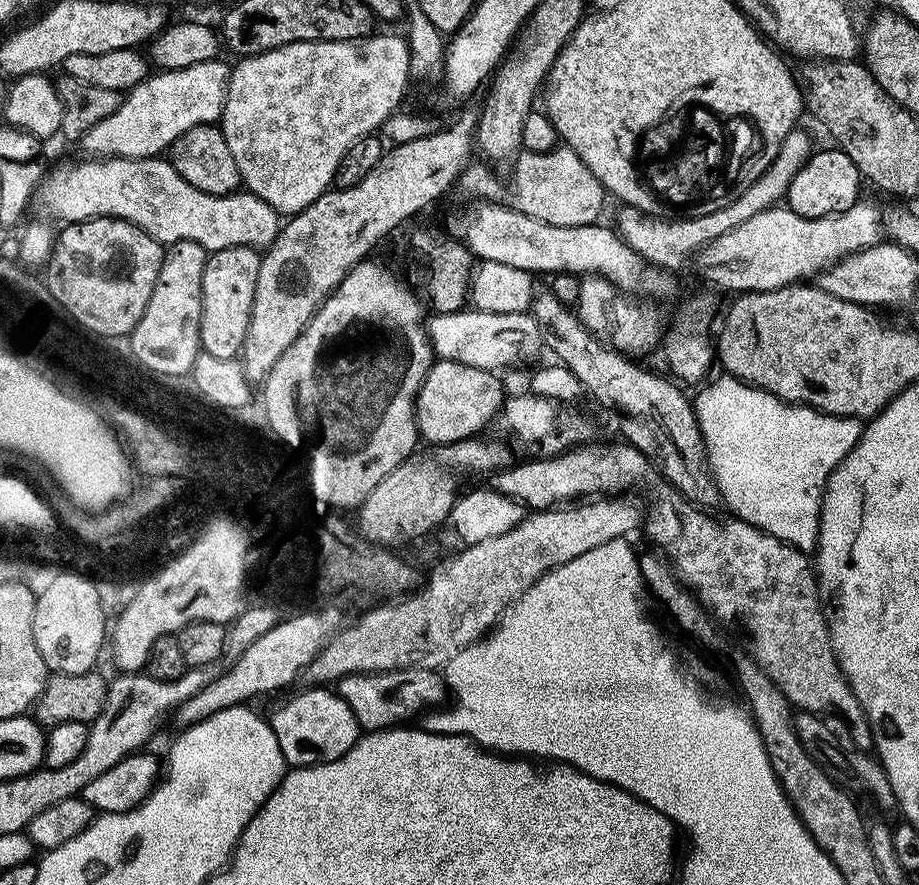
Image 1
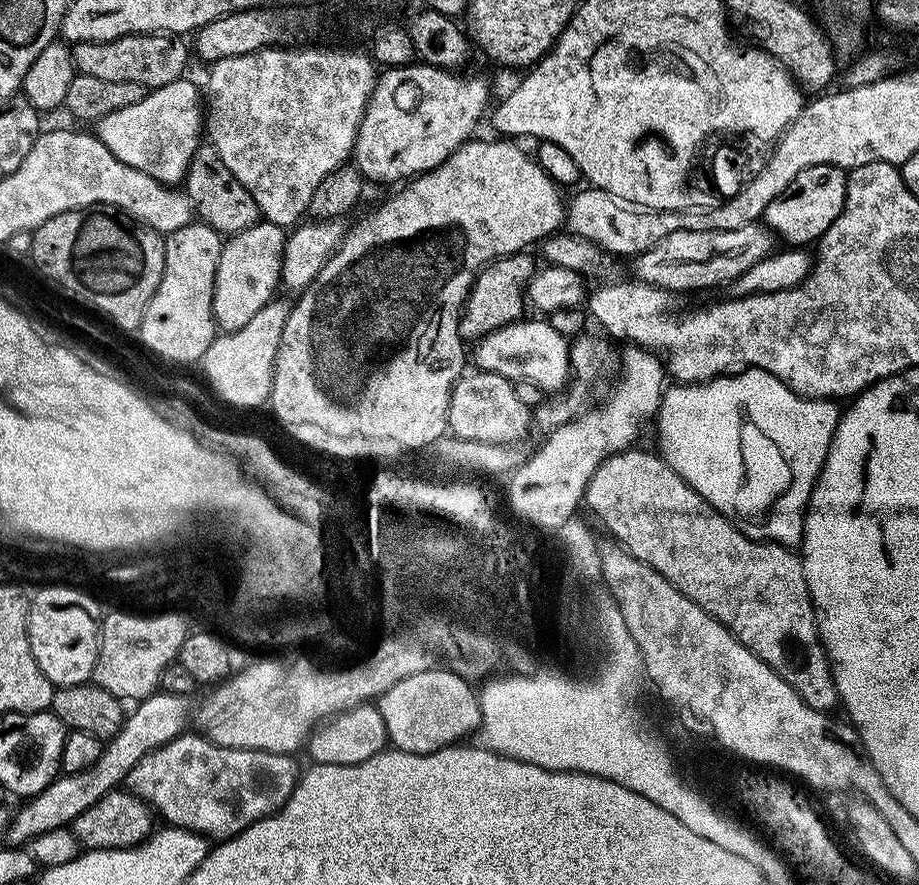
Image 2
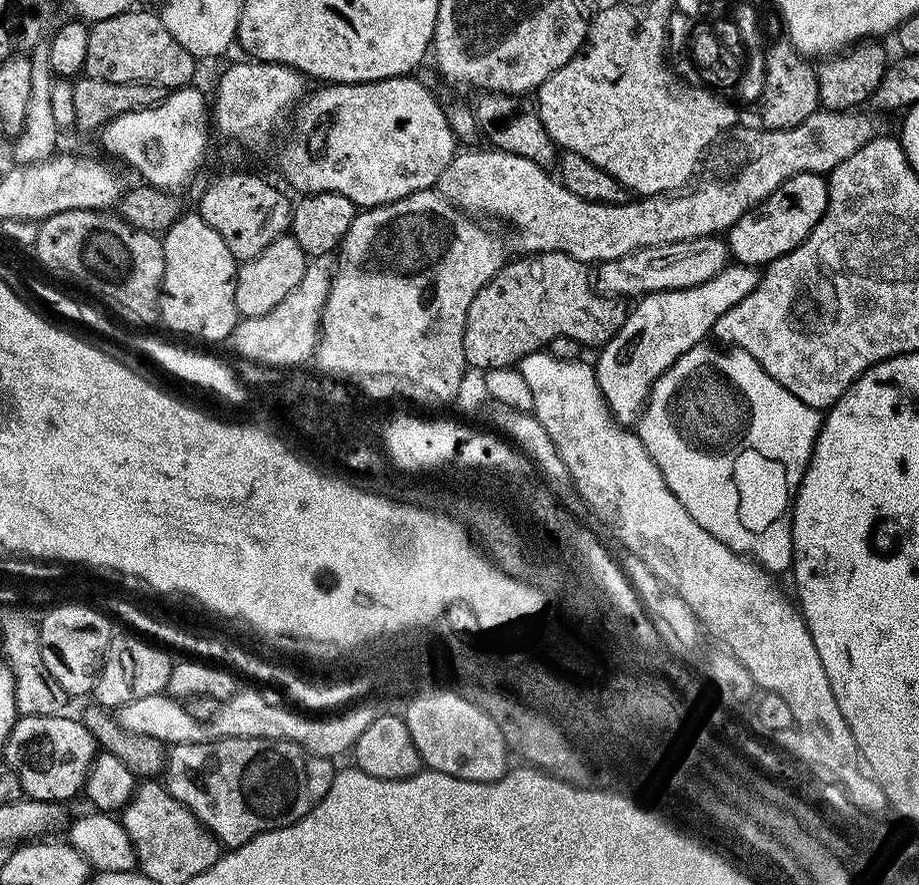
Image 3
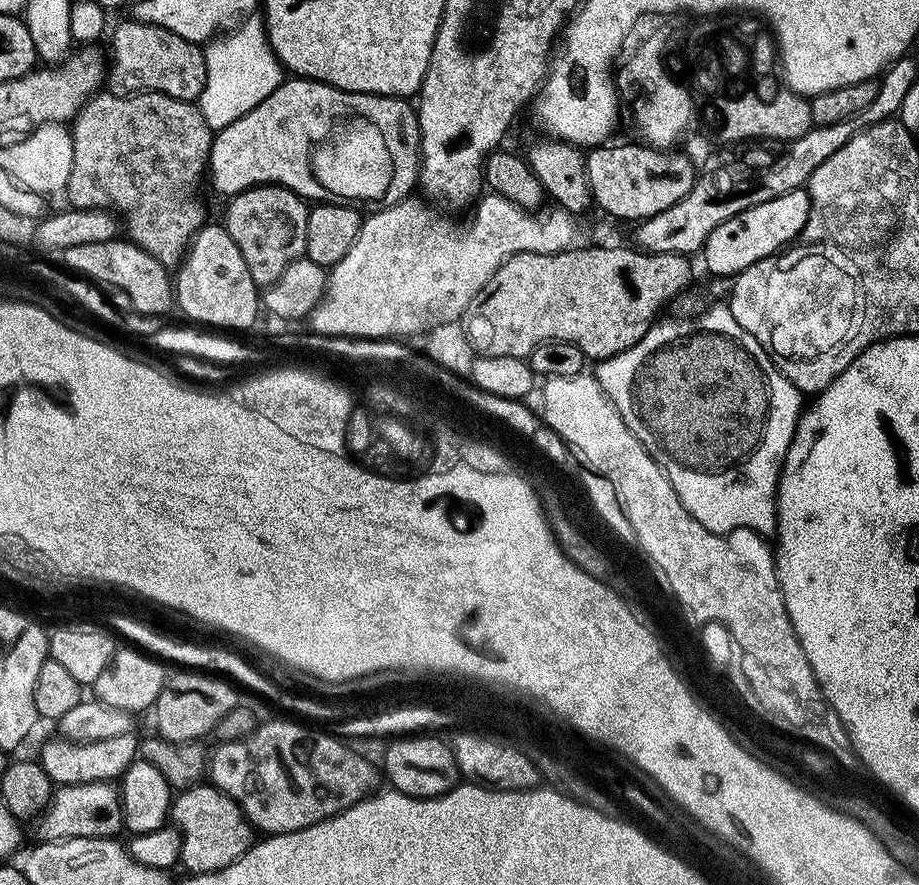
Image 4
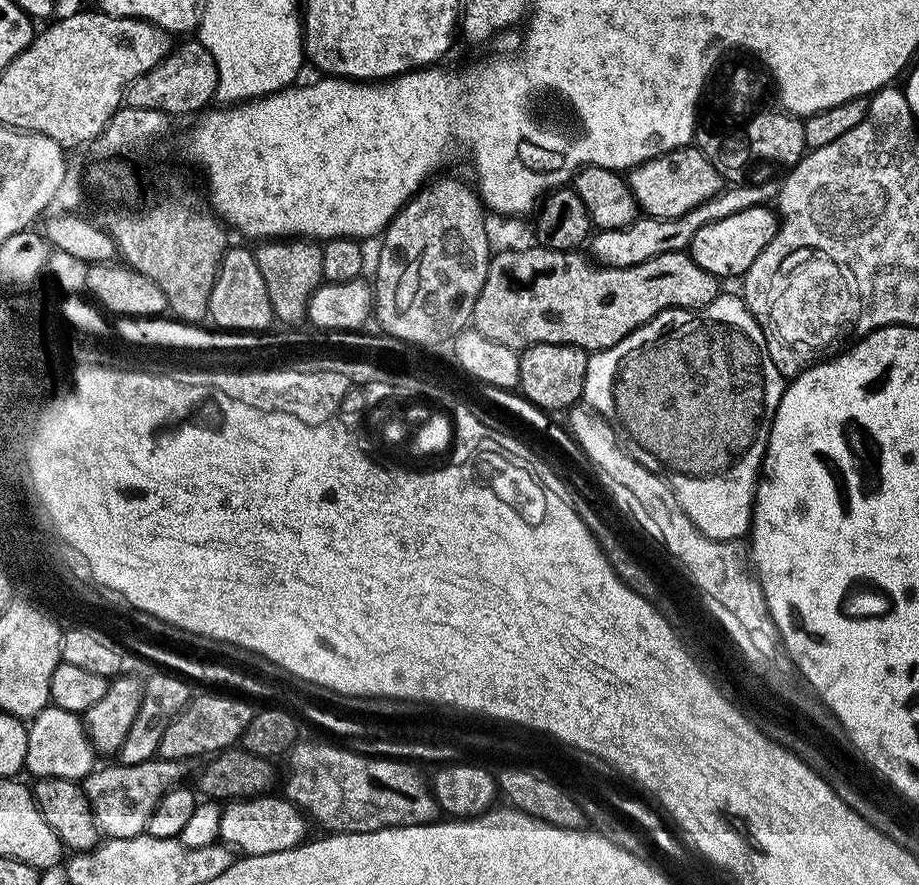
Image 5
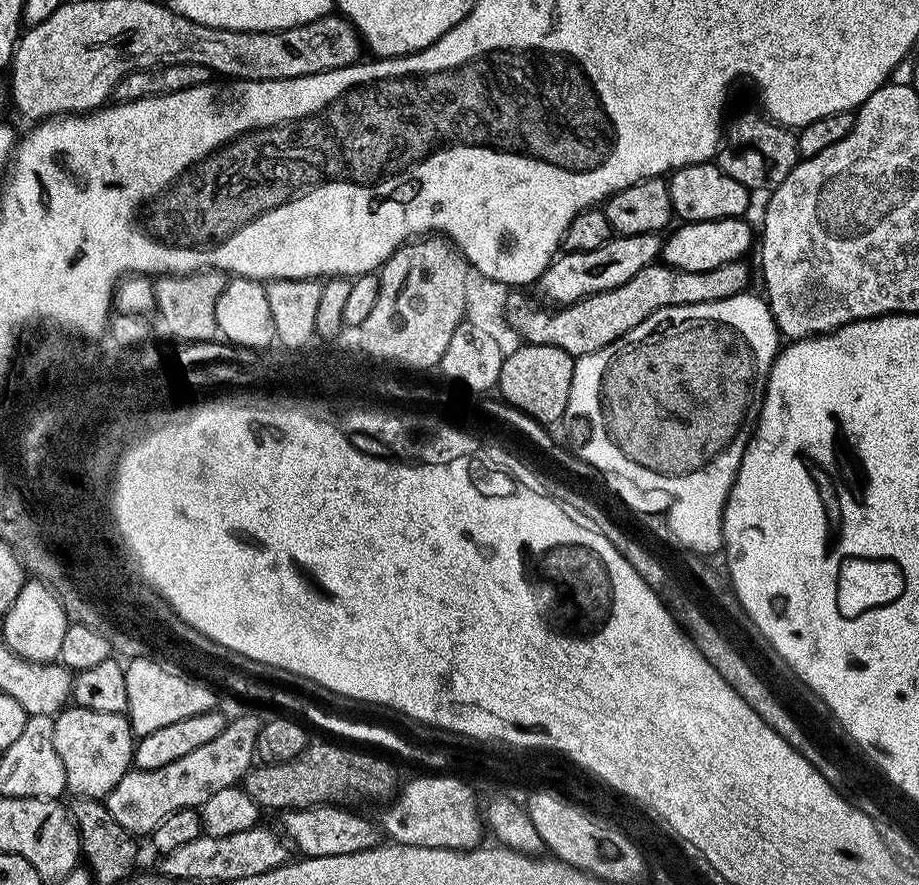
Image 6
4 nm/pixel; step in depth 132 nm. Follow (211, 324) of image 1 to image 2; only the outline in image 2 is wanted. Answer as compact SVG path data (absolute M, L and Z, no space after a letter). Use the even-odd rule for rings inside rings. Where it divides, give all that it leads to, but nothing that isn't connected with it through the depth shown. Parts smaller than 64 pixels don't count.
M259 220L244 231L233 233L222 245L218 270L215 271L214 306L217 327L224 332L241 329L250 322L262 306L275 297L276 288L281 285L281 258L284 255L287 235L283 227L265 220Z

